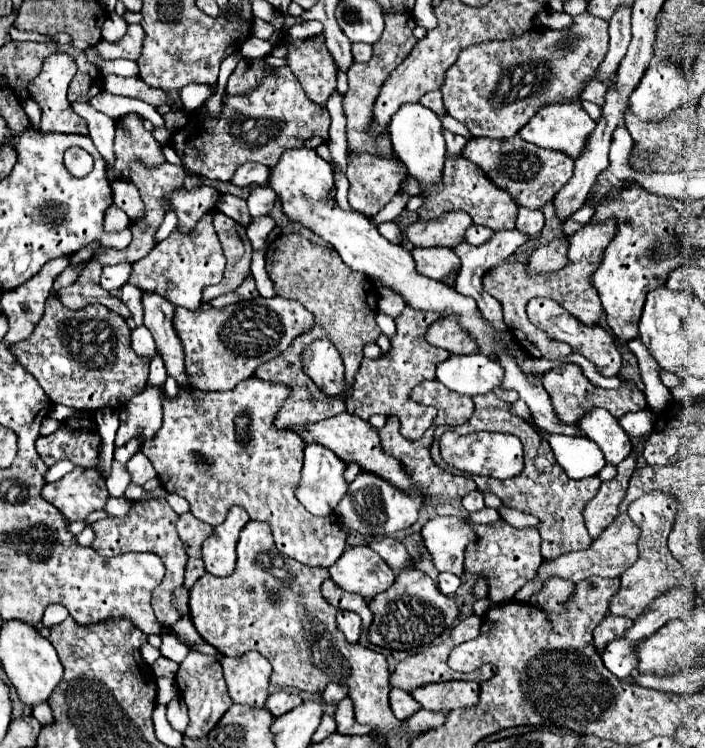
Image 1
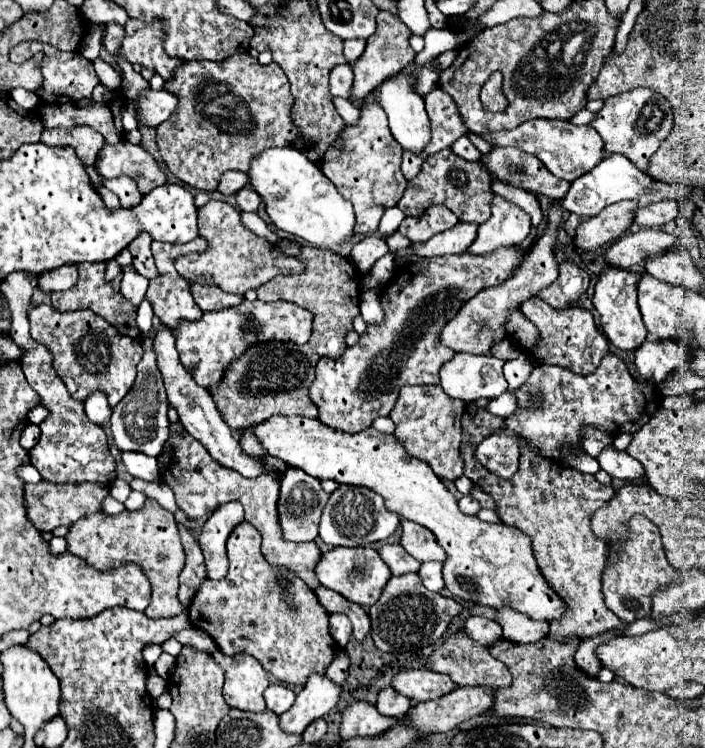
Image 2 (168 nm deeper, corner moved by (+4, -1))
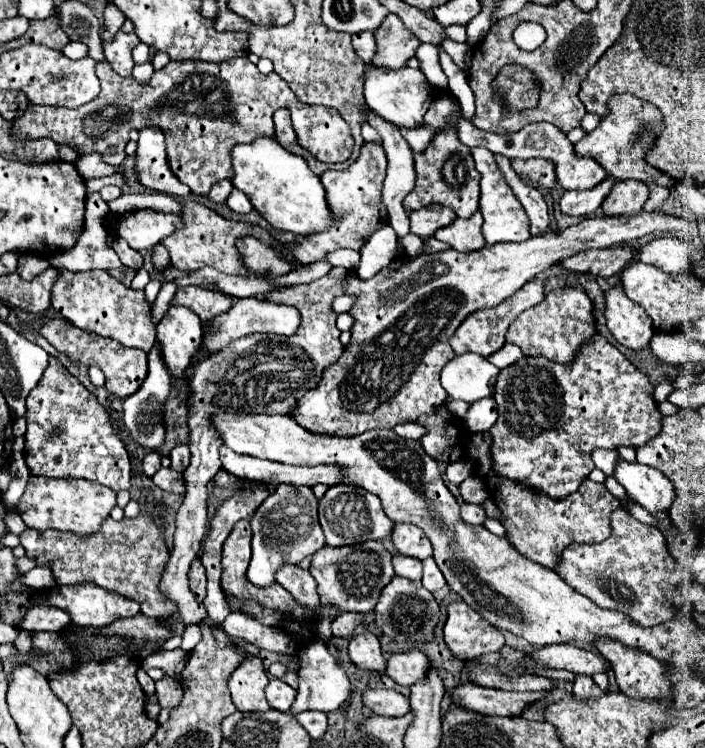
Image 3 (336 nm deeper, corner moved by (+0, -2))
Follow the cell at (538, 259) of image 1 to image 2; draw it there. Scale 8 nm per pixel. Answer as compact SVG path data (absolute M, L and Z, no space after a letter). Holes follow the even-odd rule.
M557 200L549 208L549 226L547 226L545 234L531 248L531 252L527 254L527 260L521 264L521 270L517 270L517 274L509 282L505 282L501 286L495 286L495 288L489 288L489 290L483 290L481 294L477 294L477 298L471 298L459 310L459 314L443 328L441 344L449 346L455 352L489 354L491 346L507 336L505 334L505 322L509 318L509 312L519 310L523 302L537 296L543 288L547 288L549 284L553 284L557 280L555 244L557 244L557 232L559 232L559 224L561 224L561 214L563 214L563 206Z

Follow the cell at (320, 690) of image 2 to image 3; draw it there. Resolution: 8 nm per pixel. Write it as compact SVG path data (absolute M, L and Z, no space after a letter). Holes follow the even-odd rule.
M321 639L309 643L301 653L299 653L299 689L297 689L297 697L295 703L291 707L291 715L297 715L301 711L313 709L313 711L335 711L339 709L347 697L349 697L349 679L345 675L345 671L341 669L341 665L335 663L335 659L329 655L325 643Z

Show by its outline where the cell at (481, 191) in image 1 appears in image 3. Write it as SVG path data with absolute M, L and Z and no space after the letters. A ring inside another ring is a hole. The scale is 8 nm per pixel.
M443 129L437 133L433 143L425 153L415 153L415 171L417 171L417 183L415 189L403 199L403 207L407 213L423 209L427 205L439 203L455 211L457 217L471 217L473 213L479 211L479 181L481 175L475 169L473 157L469 147L465 147L453 129Z

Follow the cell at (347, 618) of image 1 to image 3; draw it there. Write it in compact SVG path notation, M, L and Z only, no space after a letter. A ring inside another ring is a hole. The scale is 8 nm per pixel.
M341 613L333 623L331 623L331 631L333 631L333 637L345 637L349 639L357 627L363 623L363 615L357 615L357 613Z

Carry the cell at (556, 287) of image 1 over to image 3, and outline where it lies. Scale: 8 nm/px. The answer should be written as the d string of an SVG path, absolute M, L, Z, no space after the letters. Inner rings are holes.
M617 181L611 195L603 201L601 209L607 217L621 217L621 215L637 215L645 201L649 199L649 187L643 181Z

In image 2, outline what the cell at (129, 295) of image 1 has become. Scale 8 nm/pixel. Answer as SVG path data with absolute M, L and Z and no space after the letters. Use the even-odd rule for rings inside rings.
M127 266L123 270L123 282L121 282L121 294L129 300L133 300L133 304L139 306L139 302L143 300L145 292L147 292L149 280L141 278L141 274L137 274L131 266Z

